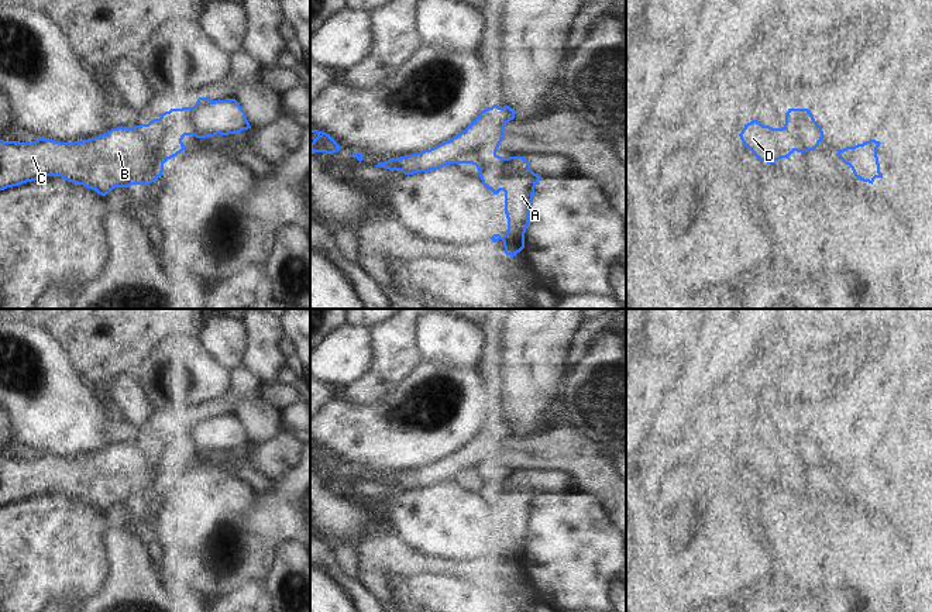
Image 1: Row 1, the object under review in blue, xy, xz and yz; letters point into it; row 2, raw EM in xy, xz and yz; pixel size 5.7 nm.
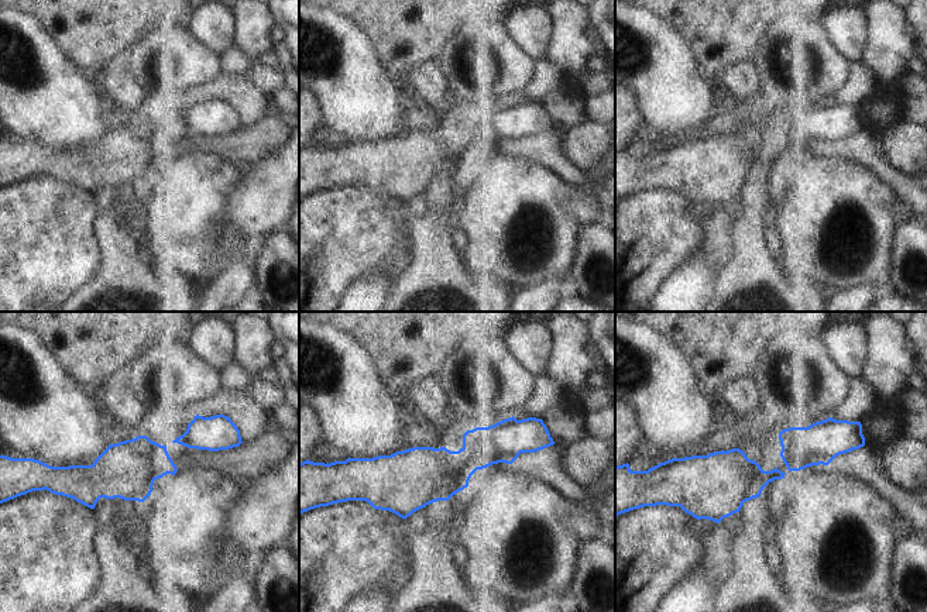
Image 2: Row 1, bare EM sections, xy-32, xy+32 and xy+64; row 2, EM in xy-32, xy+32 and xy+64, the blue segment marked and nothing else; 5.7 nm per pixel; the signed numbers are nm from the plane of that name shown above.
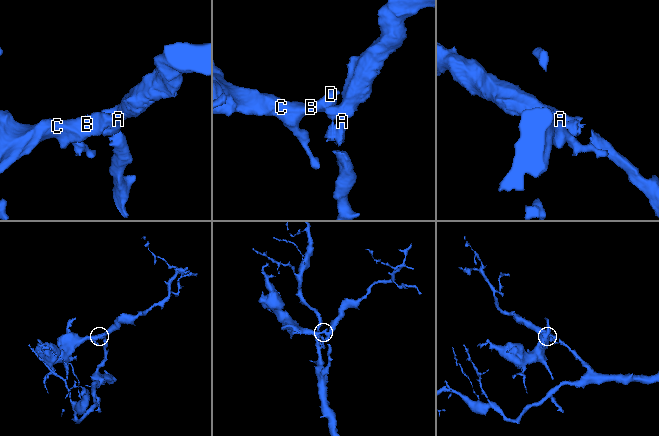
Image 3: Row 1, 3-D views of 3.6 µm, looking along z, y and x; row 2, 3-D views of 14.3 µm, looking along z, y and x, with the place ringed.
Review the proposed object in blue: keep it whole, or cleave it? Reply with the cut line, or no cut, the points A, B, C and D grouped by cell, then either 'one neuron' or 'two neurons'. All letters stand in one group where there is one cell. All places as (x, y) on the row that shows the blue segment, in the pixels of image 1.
cut xy (160, 117), (168, 133), (181, 143); groups A / B C D; two neurons

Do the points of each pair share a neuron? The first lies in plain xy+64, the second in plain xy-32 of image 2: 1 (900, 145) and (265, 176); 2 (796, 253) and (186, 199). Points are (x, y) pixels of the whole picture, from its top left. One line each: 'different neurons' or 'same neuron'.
1: different neurons
2: same neuron

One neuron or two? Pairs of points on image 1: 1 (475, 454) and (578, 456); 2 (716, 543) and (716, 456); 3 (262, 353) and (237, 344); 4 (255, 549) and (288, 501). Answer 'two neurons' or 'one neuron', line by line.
1: one neuron
2: one neuron
3: two neurons
4: two neurons

